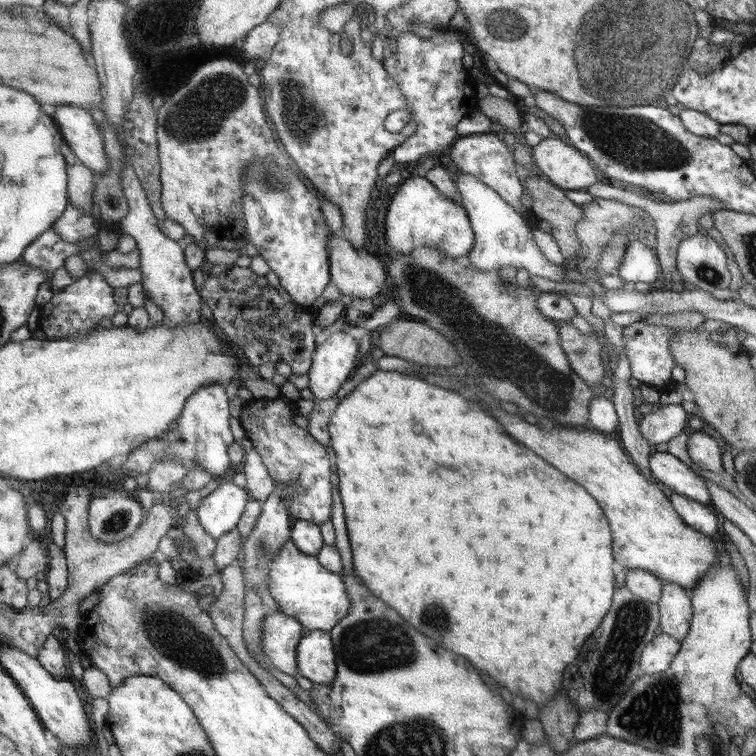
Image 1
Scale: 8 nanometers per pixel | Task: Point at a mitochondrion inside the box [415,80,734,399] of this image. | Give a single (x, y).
(631, 144)

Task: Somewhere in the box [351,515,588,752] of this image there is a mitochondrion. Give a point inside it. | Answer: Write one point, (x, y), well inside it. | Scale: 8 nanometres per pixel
(435, 617)

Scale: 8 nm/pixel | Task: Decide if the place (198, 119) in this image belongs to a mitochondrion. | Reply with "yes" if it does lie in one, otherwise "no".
yes

